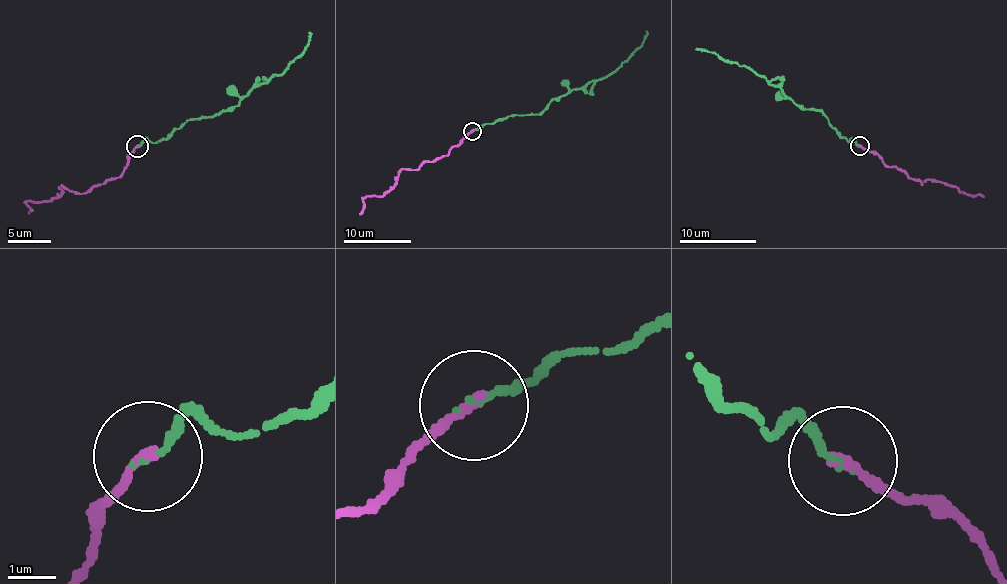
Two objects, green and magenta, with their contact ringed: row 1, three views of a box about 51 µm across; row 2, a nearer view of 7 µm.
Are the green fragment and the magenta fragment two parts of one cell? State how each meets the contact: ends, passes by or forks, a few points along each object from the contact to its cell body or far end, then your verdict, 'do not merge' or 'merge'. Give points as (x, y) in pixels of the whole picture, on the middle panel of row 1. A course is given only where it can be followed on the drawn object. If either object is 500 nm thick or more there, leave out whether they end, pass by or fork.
green ends | magenta ends | green via (473, 131), (512, 115), (538, 114), (553, 99), (606, 77), (640, 46), (646, 30) | magenta via (473, 131), (449, 153), (414, 170), (402, 169), (382, 196), (365, 198), (360, 215) | merge

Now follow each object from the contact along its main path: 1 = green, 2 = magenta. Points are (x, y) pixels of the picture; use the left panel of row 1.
1: (138, 146), (145, 139), (170, 138), (189, 119), (212, 118), (238, 105), (255, 85), (302, 54), (309, 33)
2: (138, 146), (121, 177), (104, 180), (85, 194), (63, 187), (50, 201), (27, 200), (29, 213)

